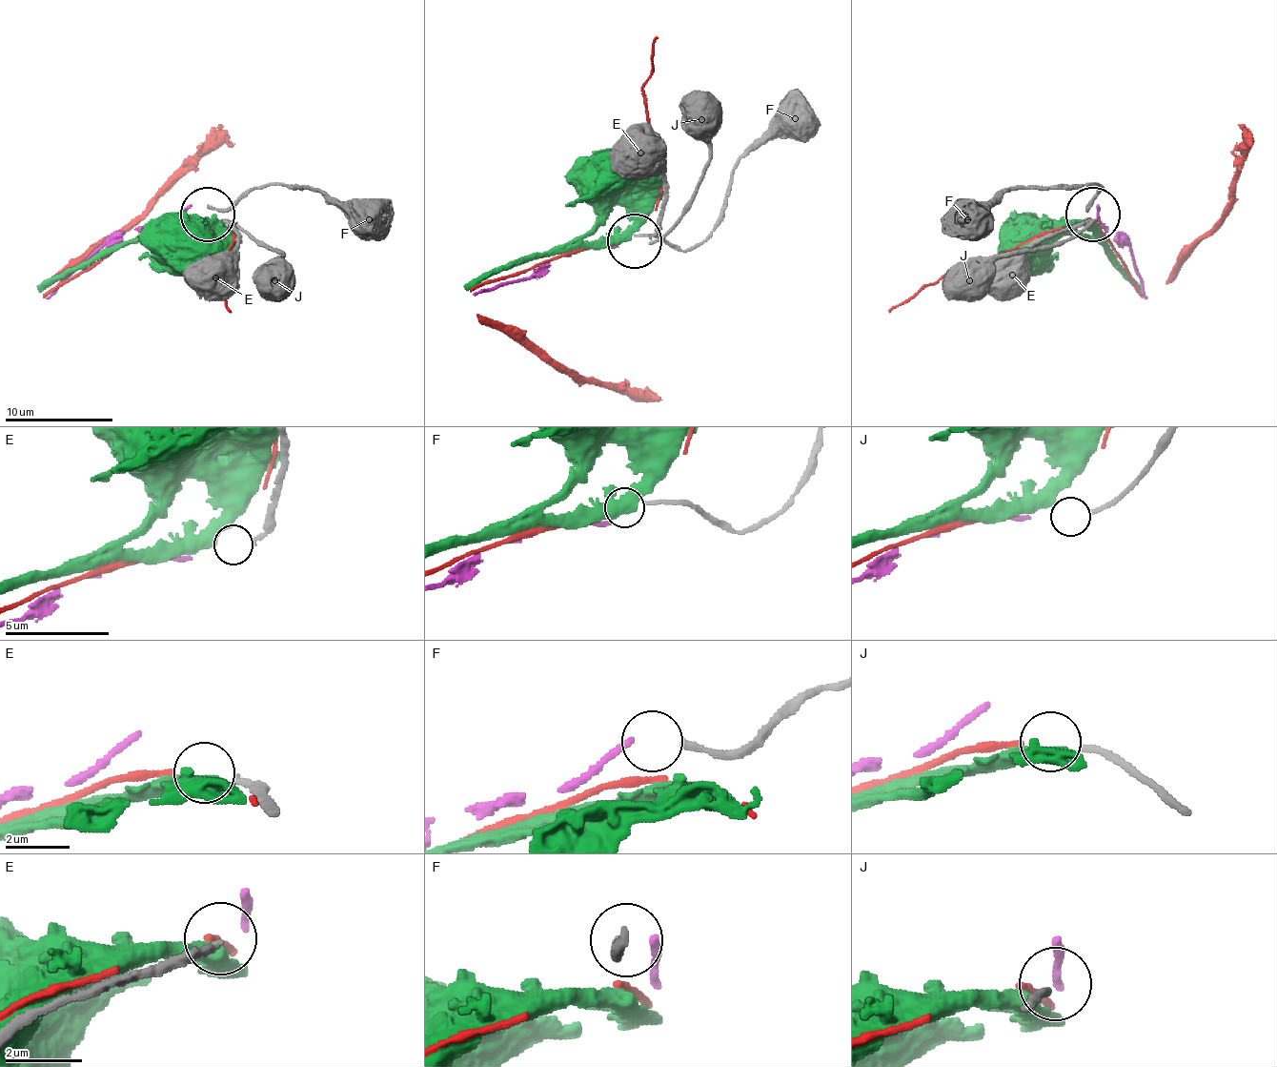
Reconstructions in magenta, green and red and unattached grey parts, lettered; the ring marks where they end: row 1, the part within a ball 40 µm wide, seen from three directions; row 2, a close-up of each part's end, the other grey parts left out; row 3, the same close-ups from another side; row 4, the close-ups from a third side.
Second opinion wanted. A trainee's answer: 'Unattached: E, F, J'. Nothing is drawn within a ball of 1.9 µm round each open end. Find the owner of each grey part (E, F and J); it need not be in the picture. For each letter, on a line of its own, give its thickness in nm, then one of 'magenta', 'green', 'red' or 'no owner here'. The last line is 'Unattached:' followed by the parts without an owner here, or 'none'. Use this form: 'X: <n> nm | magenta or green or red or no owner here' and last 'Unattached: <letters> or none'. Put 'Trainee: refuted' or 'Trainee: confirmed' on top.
Trainee: confirmed
E: 190 nm | no owner here
F: 190 nm | no owner here
J: 200 nm | no owner here
Unattached: E, F, J

